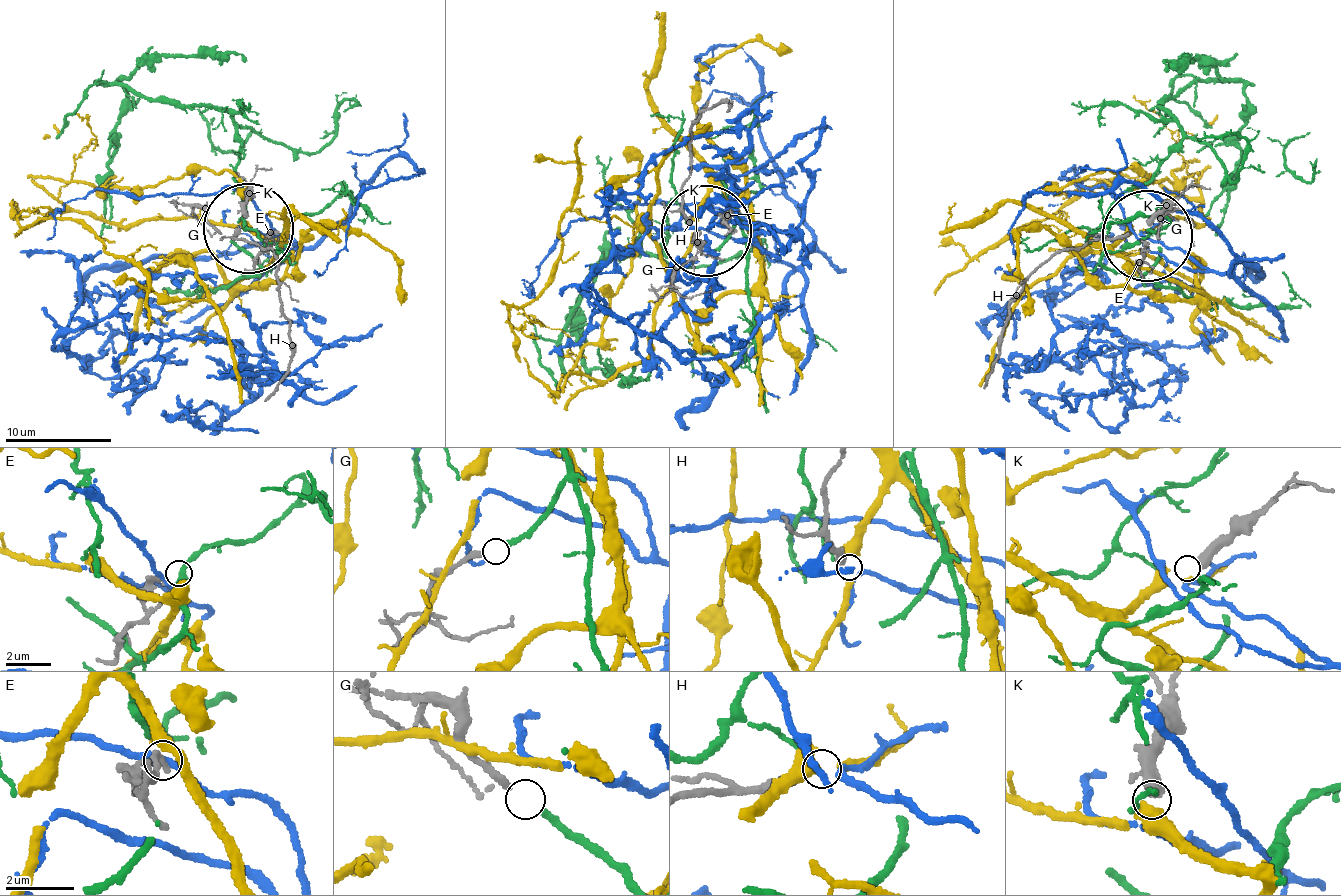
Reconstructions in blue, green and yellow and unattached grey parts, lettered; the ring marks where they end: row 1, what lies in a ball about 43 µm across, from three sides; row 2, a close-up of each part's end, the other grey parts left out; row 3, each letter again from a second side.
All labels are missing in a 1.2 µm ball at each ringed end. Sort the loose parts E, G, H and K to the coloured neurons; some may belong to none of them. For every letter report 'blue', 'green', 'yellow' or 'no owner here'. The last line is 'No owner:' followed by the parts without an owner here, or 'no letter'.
E: no owner here
G: green
H: blue
K: no owner here
No owner: E, K

